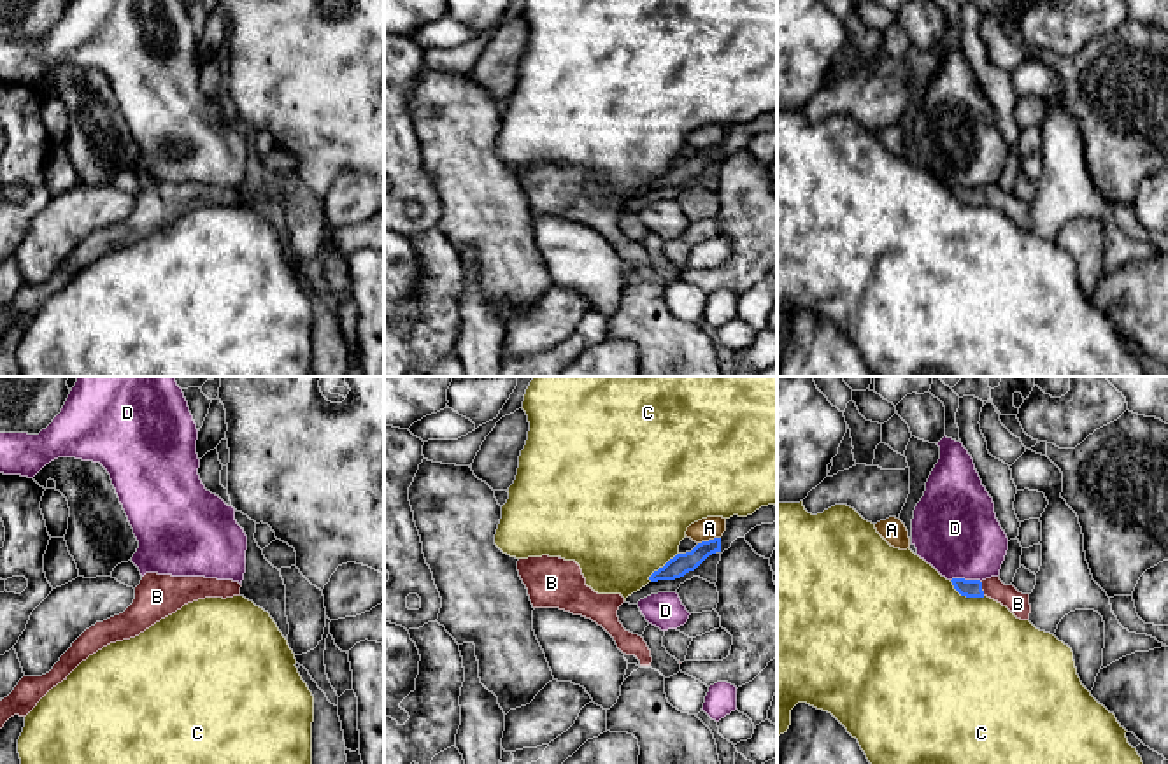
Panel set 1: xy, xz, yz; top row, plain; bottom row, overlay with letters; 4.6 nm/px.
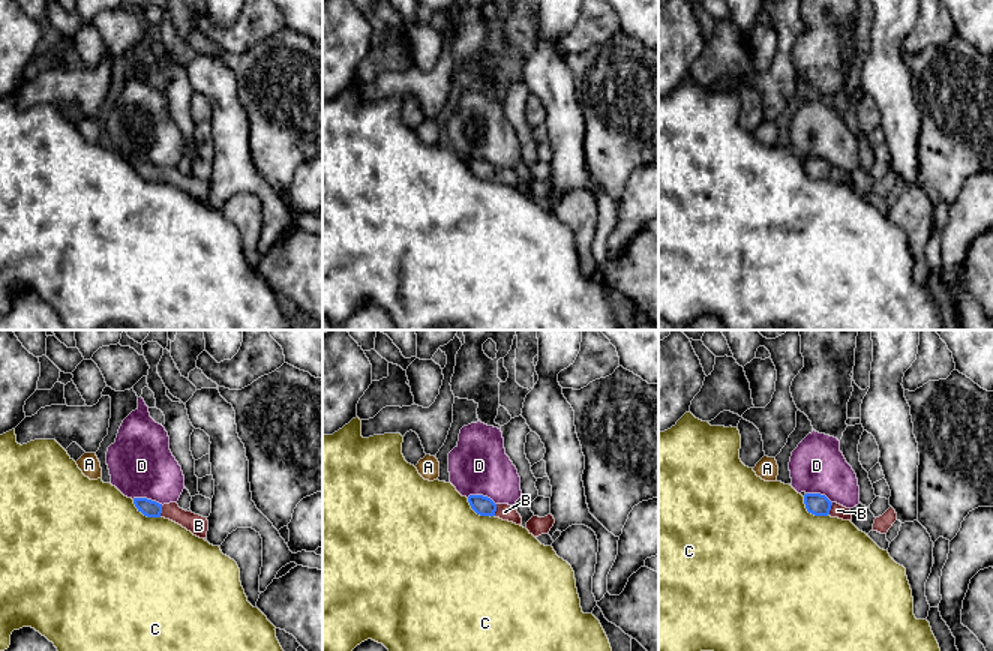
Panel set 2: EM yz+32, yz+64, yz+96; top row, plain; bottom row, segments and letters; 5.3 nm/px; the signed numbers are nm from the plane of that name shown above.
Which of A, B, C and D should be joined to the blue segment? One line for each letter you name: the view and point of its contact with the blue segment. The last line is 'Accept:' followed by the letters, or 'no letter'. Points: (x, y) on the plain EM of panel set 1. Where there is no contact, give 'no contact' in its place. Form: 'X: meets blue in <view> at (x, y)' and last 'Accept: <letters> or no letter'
B: meets blue in yz at (981, 197)
Accept: B

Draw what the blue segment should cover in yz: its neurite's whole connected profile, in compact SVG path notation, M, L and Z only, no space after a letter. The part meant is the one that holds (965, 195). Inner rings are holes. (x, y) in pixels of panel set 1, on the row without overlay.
M1000 184L986 187L952 186L954 196L966 205L991 205L1007 214L1017 226L1028 228L1031 221L1029 202L1019 200L1014 193L1005 193Z

